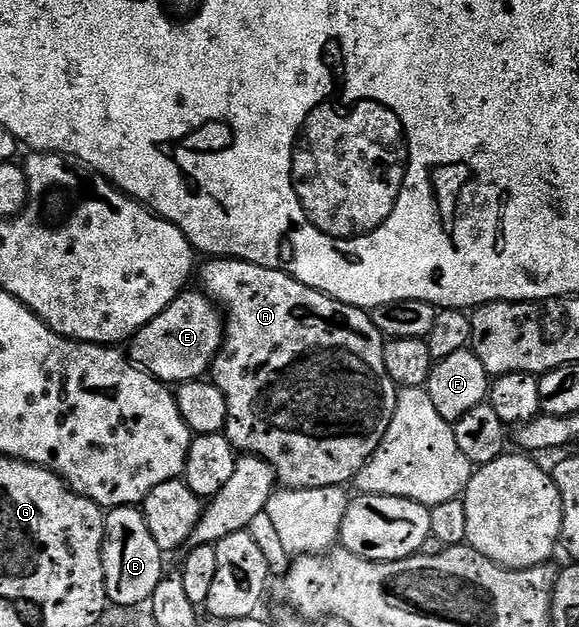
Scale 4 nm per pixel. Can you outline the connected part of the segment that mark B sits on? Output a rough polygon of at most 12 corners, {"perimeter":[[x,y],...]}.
{"perimeter":[[140,506],[105,516],[103,577],[113,607],[148,604],[166,574]]}

